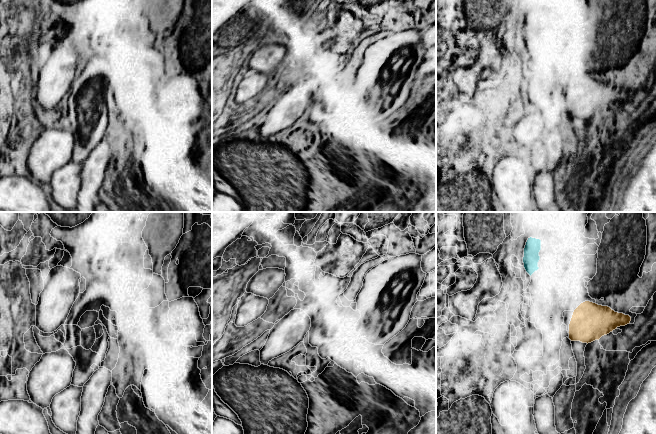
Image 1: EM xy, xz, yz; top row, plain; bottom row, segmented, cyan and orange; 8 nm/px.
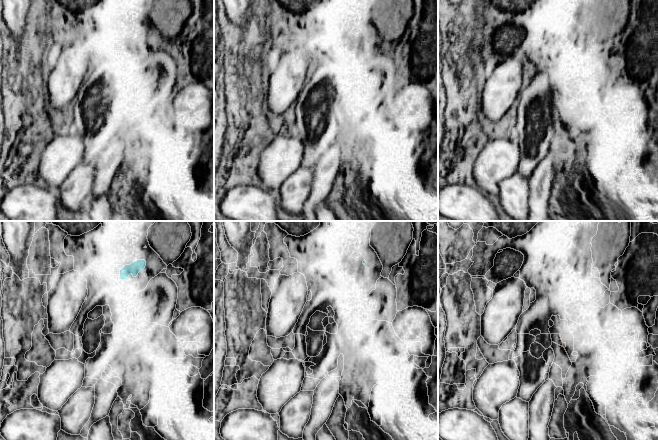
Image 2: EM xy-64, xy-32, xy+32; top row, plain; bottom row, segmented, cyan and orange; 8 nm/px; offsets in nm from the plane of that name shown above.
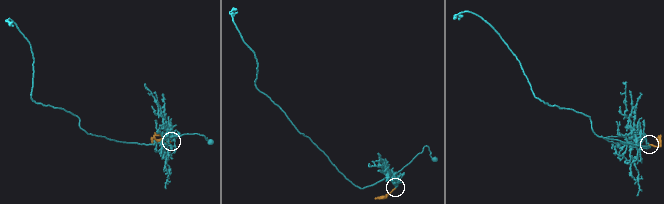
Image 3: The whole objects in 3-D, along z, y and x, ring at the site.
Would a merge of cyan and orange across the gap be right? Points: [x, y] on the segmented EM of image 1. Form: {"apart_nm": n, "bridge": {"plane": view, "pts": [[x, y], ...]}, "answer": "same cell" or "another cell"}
{"apart_nm": 440, "bridge": {"plane": "yz", "pts": [[538, 268], [577, 307]]}, "answer": "another cell"}

